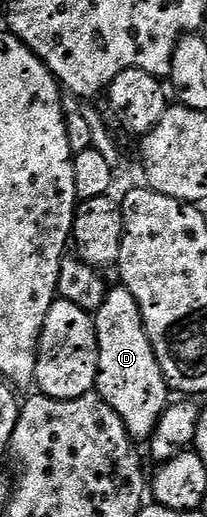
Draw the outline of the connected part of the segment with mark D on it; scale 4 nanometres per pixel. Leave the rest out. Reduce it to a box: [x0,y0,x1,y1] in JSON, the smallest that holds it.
[94,284,169,440]

